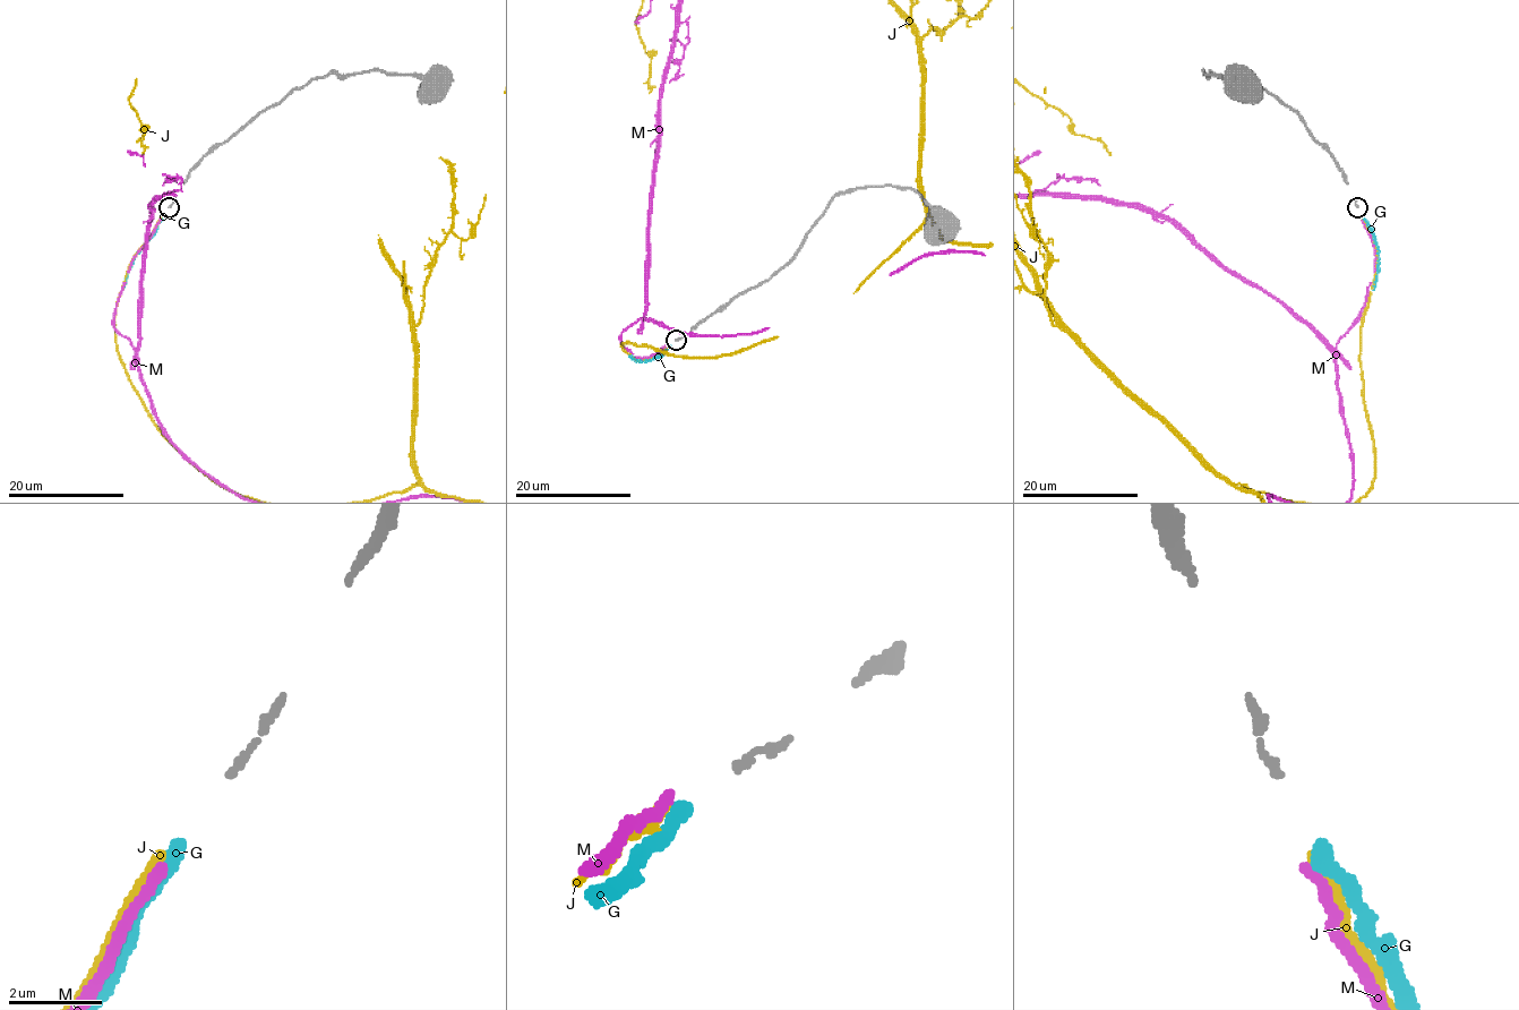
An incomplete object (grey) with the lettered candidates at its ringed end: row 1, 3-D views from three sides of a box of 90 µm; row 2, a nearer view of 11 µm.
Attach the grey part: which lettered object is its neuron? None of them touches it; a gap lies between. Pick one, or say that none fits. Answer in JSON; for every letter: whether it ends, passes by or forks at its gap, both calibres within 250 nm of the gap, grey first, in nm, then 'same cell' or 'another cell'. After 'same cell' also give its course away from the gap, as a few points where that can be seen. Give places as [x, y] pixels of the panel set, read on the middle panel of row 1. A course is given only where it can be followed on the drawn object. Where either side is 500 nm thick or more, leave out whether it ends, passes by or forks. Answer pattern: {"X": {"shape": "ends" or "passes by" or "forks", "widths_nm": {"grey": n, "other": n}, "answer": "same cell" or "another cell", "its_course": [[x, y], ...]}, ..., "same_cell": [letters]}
{"G": {"shape": "ends", "widths_nm": {"grey": 160, "other": 360}, "answer": "same cell", "its_course": [[670, 345], [648, 361], [636, 361], [628, 354]]}, "J": {"shape": "ends", "widths_nm": {"grey": 160, "other": 260}, "answer": "another cell"}, "M": {"shape": "ends", "widths_nm": {"grey": 160, "other": 240}, "answer": "another cell"}, "same_cell": ["G"]}

